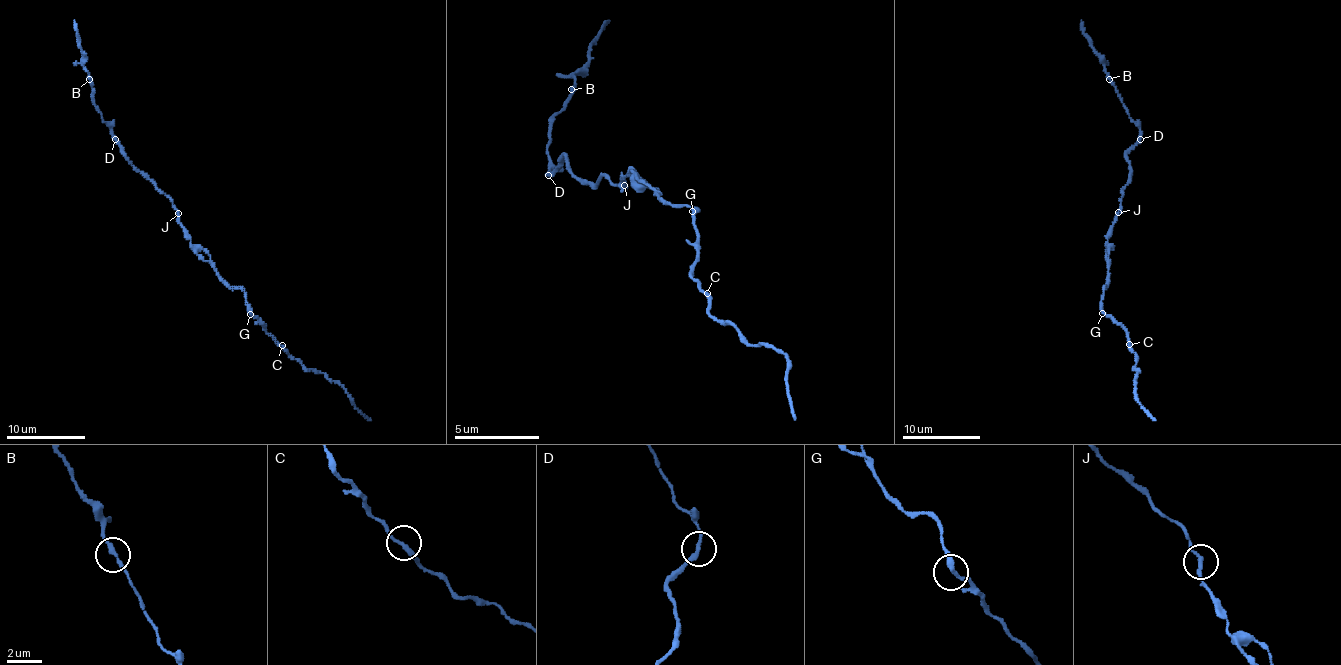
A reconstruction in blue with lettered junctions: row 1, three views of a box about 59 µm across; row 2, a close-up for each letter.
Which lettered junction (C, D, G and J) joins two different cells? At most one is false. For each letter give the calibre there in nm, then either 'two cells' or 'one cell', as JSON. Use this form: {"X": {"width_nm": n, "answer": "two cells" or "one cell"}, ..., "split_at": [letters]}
{"C": {"width_nm": 220, "answer": "one cell"}, "D": {"width_nm": 240, "answer": "one cell"}, "G": {"width_nm": 240, "answer": "one cell"}, "J": {"width_nm": 200, "answer": "one cell"}, "split_at": []}

